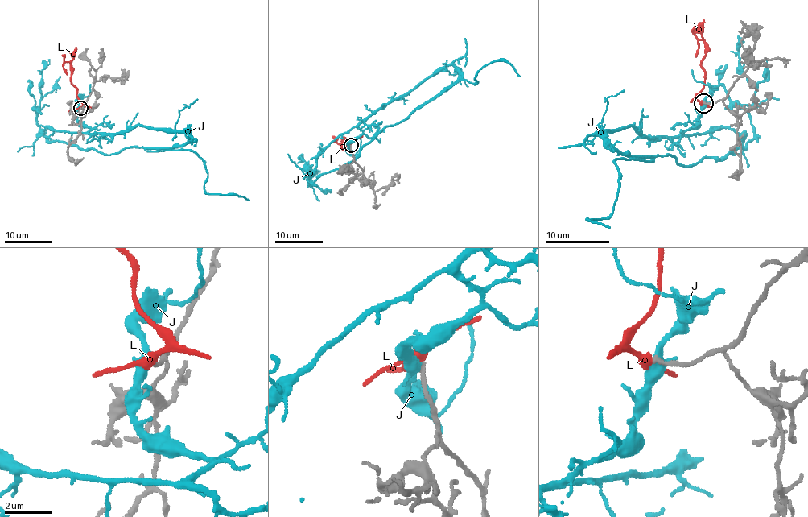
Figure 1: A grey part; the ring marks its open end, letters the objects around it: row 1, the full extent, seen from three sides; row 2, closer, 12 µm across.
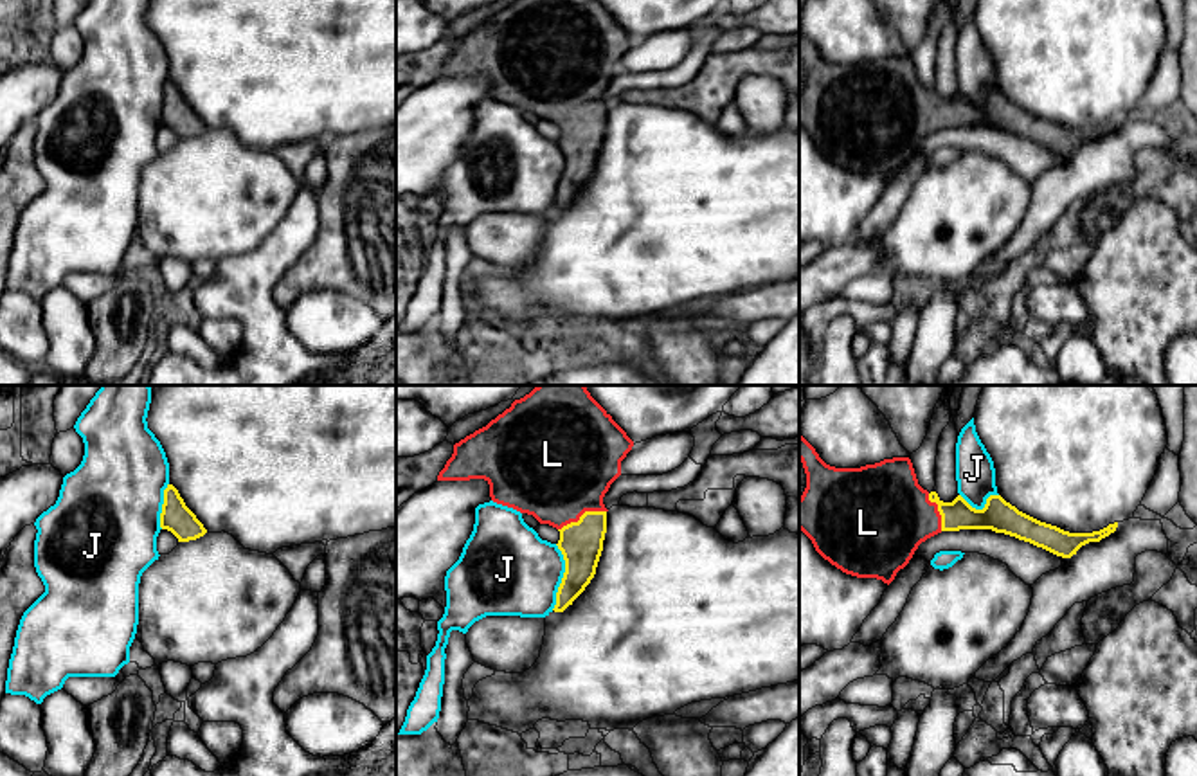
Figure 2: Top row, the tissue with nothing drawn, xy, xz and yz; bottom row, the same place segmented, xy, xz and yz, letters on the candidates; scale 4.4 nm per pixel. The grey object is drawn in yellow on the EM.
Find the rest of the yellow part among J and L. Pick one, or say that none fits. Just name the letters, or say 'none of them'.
L

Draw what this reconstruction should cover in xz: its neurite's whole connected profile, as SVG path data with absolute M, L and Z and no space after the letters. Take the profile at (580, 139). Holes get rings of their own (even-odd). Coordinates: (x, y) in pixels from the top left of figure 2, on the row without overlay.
M511 0L486 23L454 41L454 50L439 68L437 77L484 76L493 99L533 112L540 121L560 128L558 146L565 157L565 169L556 189L554 209L563 209L585 187L596 171L607 130L607 104L603 94L621 72L621 58L634 38L599 0Z

